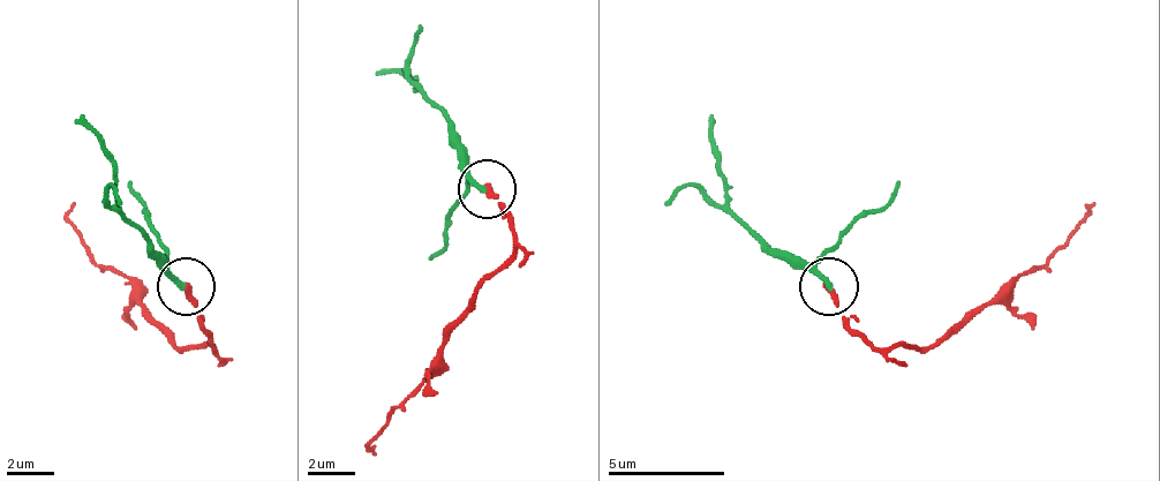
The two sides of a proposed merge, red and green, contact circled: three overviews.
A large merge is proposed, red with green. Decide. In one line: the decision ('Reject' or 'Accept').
Reject

